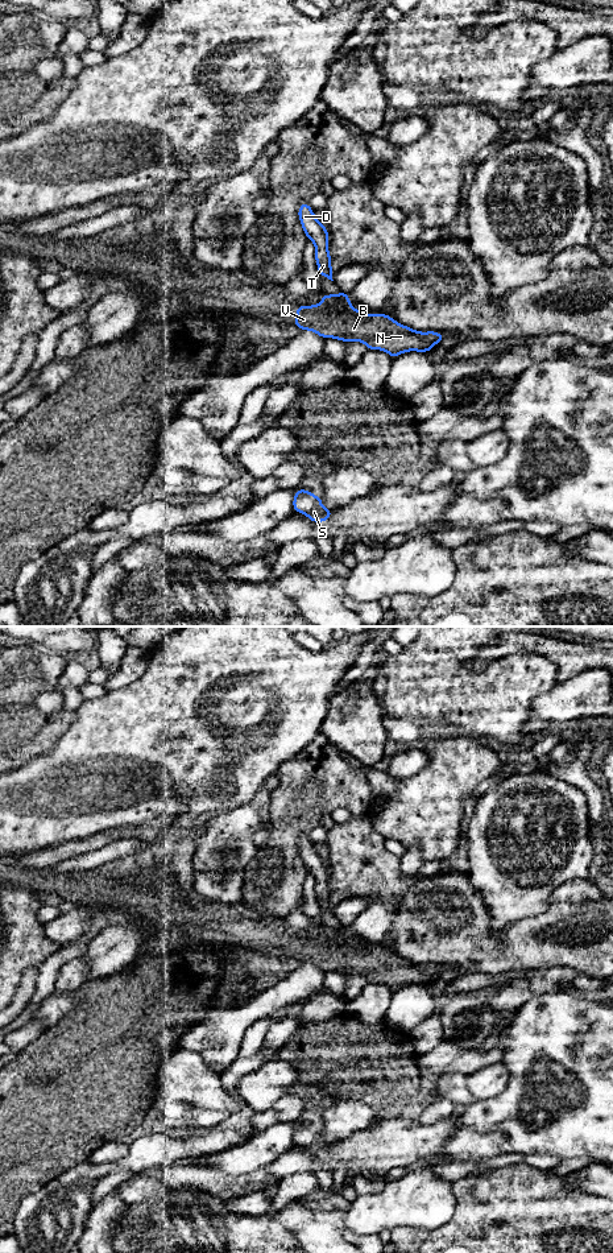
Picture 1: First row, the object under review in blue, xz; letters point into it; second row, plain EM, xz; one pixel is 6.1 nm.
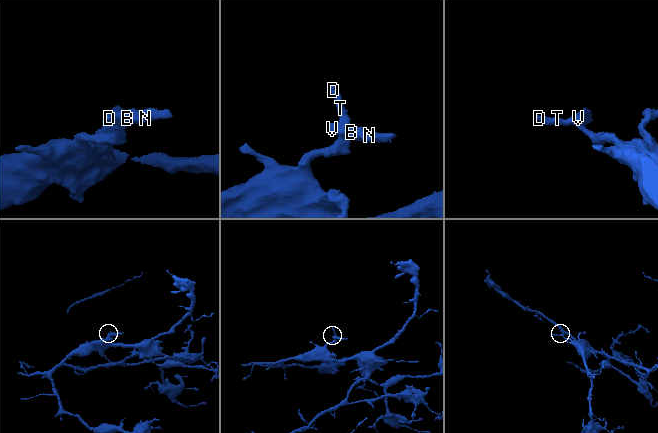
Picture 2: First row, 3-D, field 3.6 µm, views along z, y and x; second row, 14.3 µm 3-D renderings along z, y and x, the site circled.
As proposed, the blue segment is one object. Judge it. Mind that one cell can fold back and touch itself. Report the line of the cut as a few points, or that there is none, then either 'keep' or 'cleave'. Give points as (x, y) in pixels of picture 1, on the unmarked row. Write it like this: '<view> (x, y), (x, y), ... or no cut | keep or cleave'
xz (321, 937), (328, 946), (343, 946), (351, 941) | cleave

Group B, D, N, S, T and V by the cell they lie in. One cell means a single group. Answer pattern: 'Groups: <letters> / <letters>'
Groups: B N V / D S T

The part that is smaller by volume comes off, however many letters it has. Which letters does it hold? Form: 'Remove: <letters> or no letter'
Remove: B, N, V

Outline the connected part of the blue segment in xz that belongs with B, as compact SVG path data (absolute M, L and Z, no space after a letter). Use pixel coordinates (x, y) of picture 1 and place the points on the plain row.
M322 936L302 938L297 942L294 958L322 971L335 971L347 976L363 975L368 983L384 983L392 991L407 984L427 985L444 972L443 967L419 965L399 958L386 947L365 947L351 942L341 947L328 947Z

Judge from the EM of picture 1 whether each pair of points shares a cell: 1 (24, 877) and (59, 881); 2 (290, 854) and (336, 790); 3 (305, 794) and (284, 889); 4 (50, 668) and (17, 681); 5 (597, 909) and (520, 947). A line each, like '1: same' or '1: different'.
1: same
2: same
3: same
4: same
5: same

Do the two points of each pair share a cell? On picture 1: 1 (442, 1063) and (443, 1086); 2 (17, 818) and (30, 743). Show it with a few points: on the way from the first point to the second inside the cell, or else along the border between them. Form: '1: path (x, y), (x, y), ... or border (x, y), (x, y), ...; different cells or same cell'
1: border (467, 1074), (446, 1072), (435, 1079); different cells
2: border (53, 745), (46, 753), (29, 760), (13, 770); different cells

